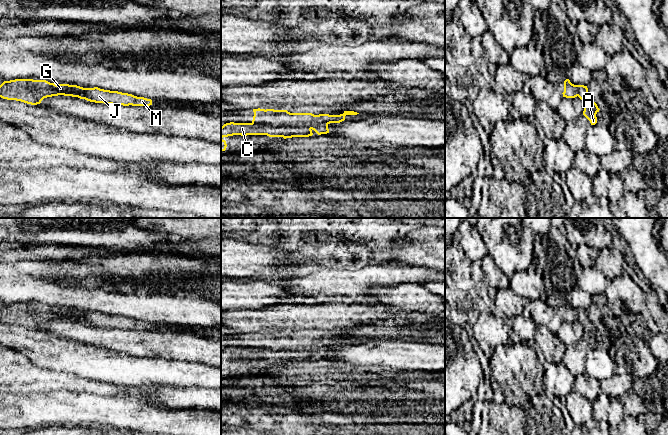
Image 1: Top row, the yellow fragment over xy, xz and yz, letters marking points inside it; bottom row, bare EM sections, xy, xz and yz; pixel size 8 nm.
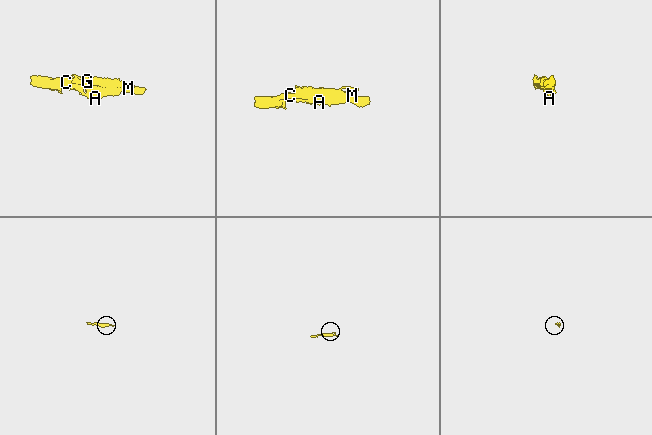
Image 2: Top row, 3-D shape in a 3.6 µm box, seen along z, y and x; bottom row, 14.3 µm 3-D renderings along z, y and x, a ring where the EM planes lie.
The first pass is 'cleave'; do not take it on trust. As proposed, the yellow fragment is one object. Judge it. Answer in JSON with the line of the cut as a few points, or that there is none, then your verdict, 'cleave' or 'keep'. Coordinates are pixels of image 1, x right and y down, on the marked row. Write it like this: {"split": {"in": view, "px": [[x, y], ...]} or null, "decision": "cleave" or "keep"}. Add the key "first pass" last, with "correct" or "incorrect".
{"split": {"in": "xz", "px": [[252, 121], [272, 125], [307, 126], [310, 129]]}, "decision": "cleave", "first pass": "correct"}

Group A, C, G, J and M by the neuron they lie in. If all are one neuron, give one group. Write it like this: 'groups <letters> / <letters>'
groups A C G / J M

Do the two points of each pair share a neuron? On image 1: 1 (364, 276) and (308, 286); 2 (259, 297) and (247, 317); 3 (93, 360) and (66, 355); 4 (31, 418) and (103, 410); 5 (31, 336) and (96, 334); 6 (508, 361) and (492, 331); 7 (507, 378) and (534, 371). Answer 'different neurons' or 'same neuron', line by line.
1: same neuron
2: different neurons
3: same neuron
4: same neuron
5: different neurons
6: different neurons
7: same neuron

